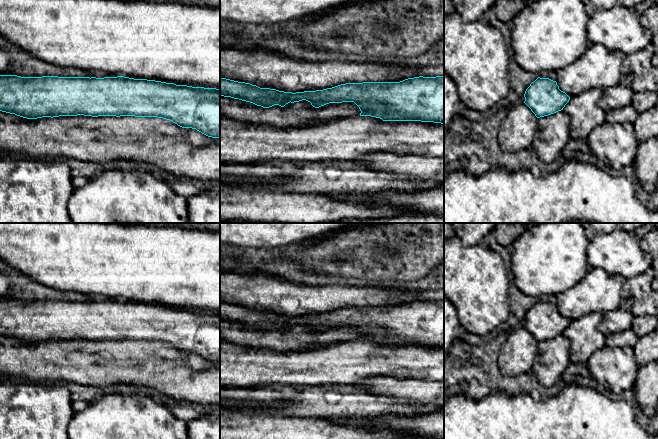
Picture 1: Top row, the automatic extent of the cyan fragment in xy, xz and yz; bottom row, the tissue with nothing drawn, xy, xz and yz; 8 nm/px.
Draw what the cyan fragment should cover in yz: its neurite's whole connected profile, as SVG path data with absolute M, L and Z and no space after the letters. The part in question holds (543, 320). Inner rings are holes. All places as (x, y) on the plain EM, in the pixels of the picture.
M538 301L526 313L524 327L537 342L563 334L570 321L559 313L556 305Z

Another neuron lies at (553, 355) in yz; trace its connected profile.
M563 334L538 342L532 371L541 386L552 387L570 362L570 341Z

